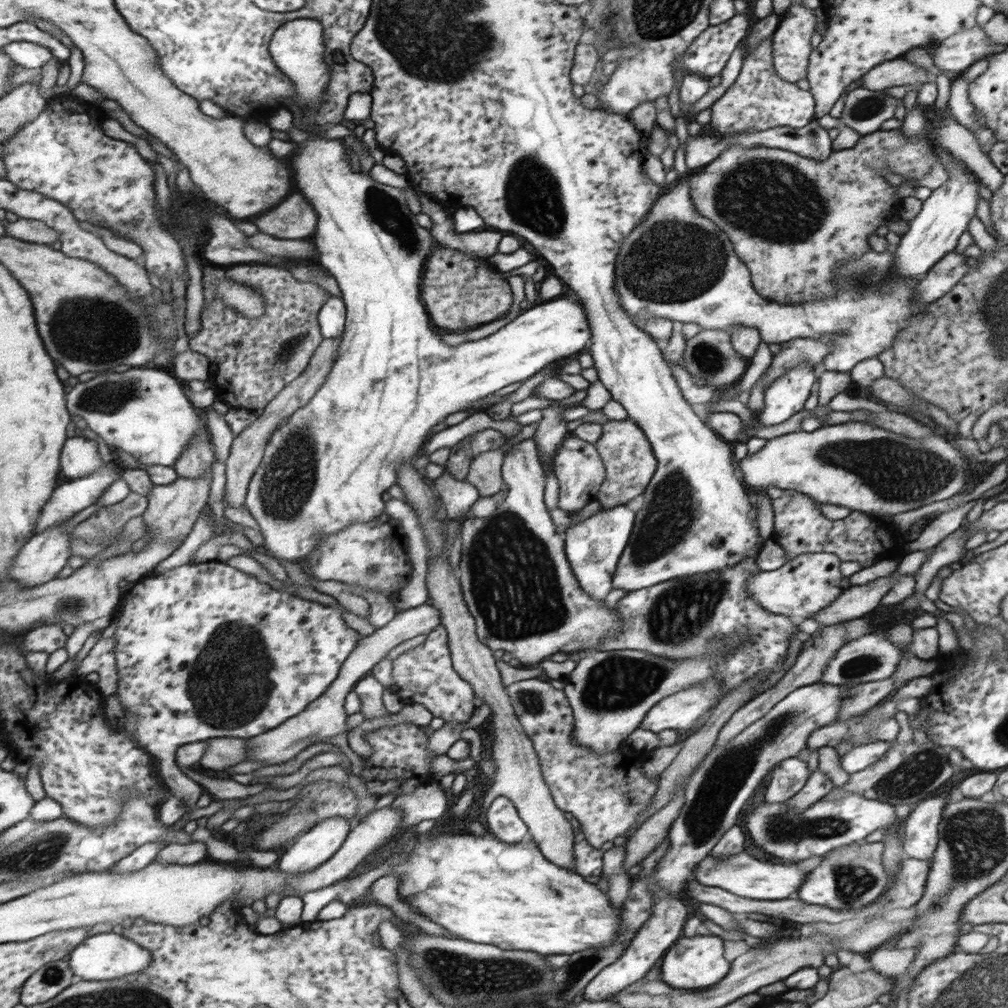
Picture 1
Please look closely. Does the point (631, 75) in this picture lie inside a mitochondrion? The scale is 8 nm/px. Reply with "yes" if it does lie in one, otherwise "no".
no

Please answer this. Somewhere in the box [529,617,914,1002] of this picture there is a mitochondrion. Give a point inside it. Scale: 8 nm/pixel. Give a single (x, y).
(703, 817)

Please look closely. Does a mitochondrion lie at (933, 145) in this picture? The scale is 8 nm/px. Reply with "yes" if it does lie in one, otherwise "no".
no

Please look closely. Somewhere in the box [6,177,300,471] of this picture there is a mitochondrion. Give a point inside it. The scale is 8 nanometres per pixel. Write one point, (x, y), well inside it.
(83, 325)

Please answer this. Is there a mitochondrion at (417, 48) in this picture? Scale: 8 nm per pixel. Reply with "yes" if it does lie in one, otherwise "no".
yes

